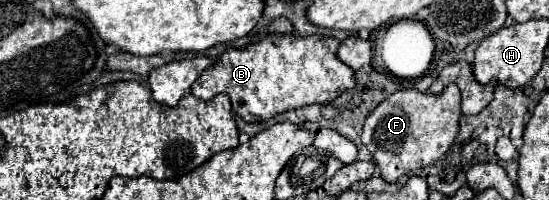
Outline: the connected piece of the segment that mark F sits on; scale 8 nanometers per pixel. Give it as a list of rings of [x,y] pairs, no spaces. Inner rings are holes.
[[[448,85],[444,93],[420,93],[416,89],[400,89],[384,99],[368,117],[362,131],[362,143],[372,153],[384,181],[394,183],[408,171],[426,167],[440,159],[458,135],[460,91]]]

